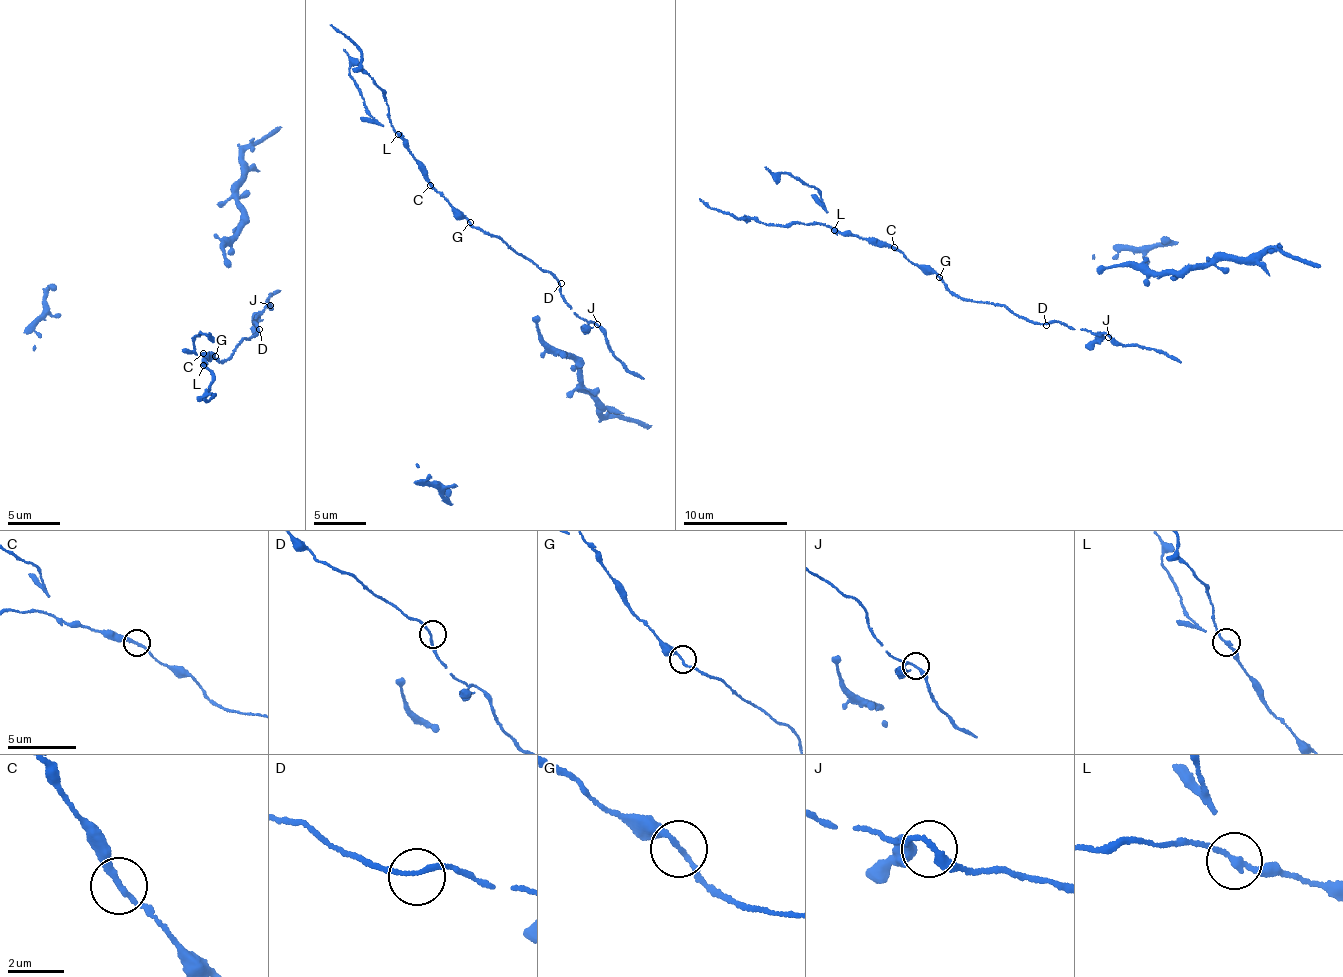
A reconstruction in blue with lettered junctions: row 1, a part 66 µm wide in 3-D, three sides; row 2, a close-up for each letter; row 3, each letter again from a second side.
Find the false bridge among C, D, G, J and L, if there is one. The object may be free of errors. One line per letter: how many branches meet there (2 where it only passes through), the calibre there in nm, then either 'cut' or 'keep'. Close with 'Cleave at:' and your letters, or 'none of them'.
C: 2 branches meet; 220 nm thick; keep
D: 2 branches meet; 170 nm thick; keep
G: 2 branches meet; 180 nm thick; keep
J: 2 branches meet; 200 nm thick; keep
L: 2 branches meet; 200 nm thick; cut
Cleave at: L

